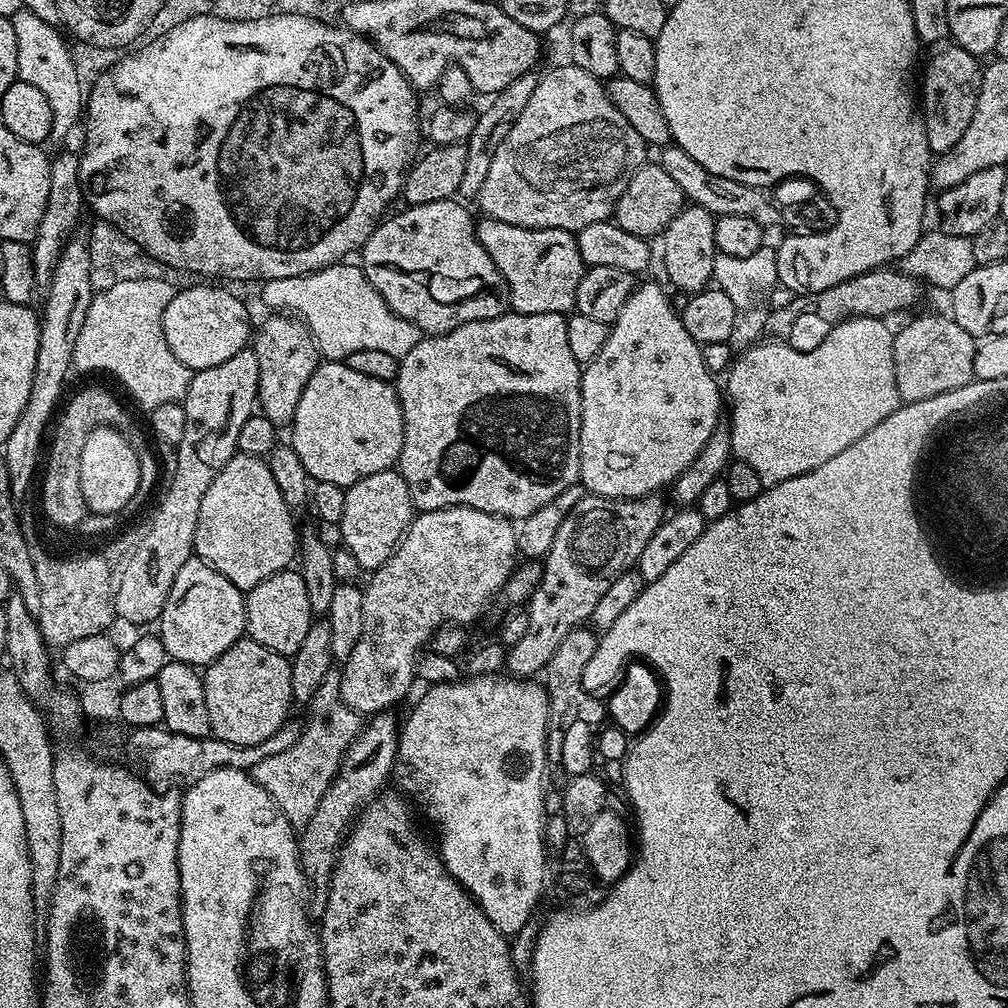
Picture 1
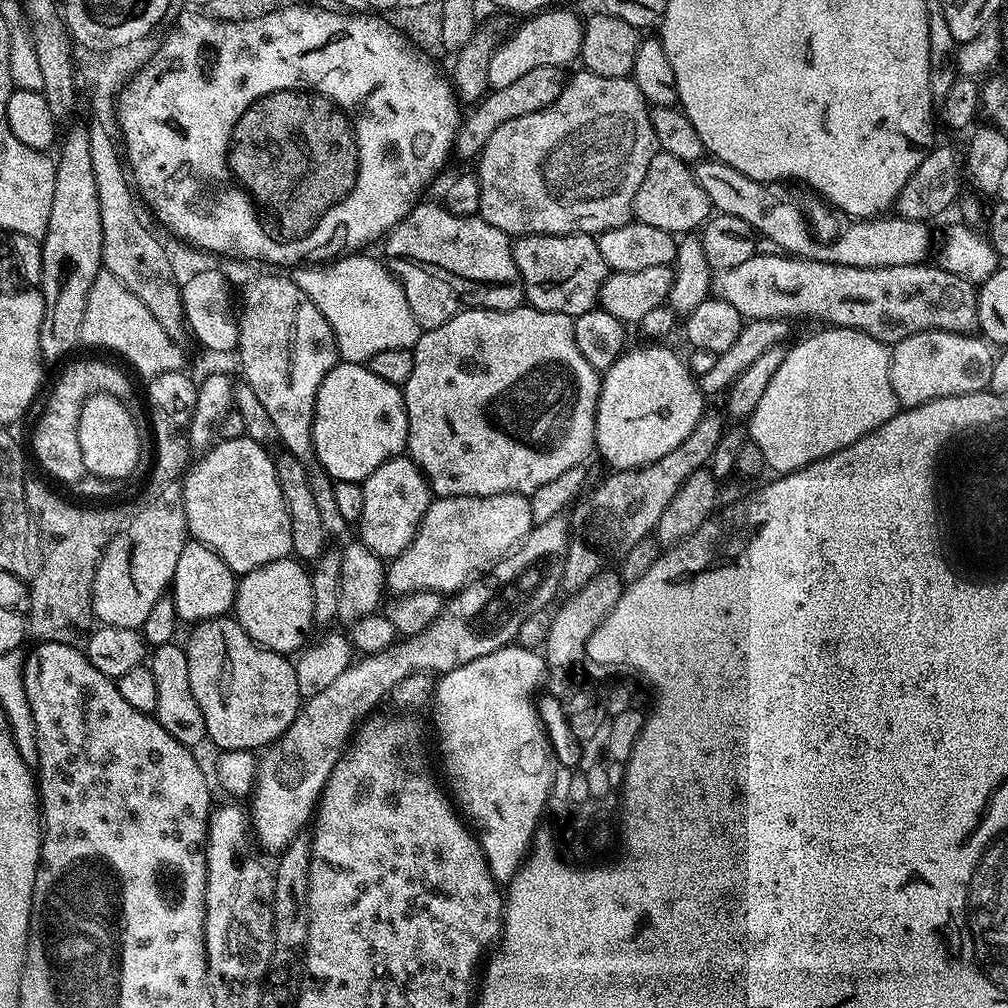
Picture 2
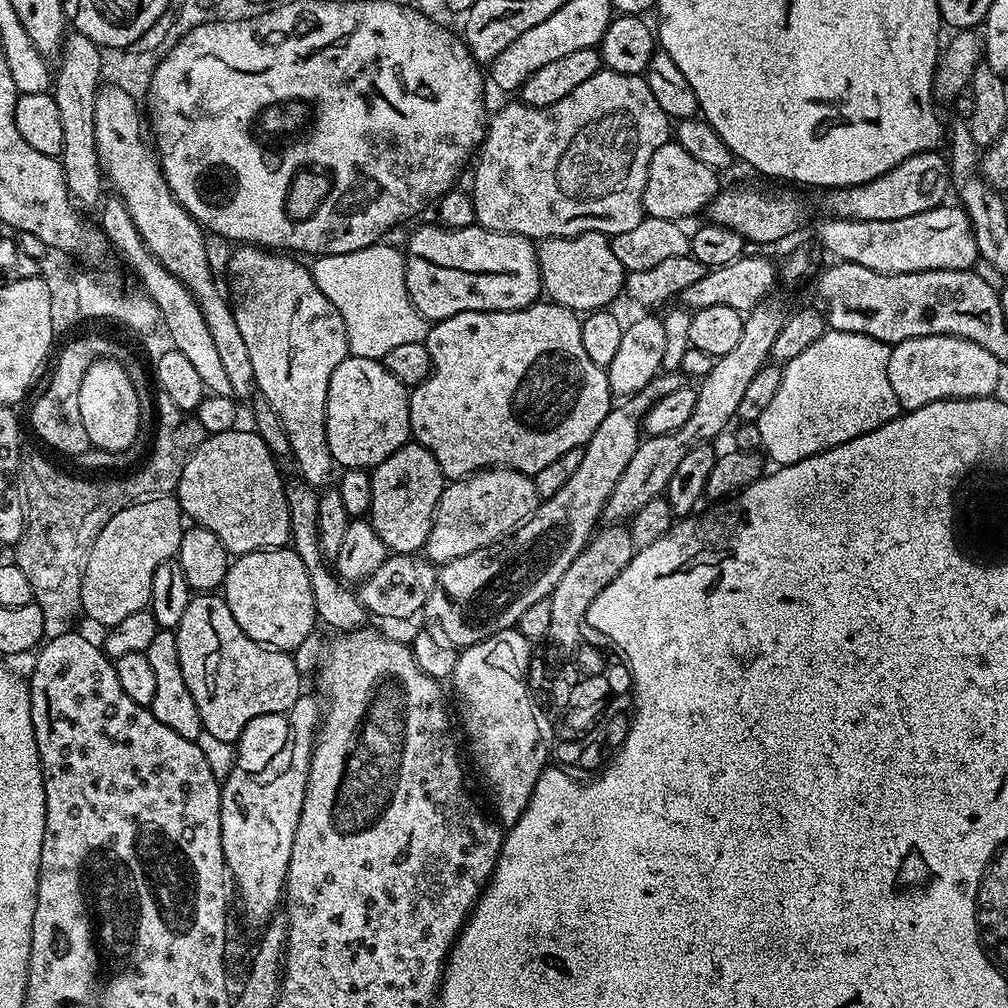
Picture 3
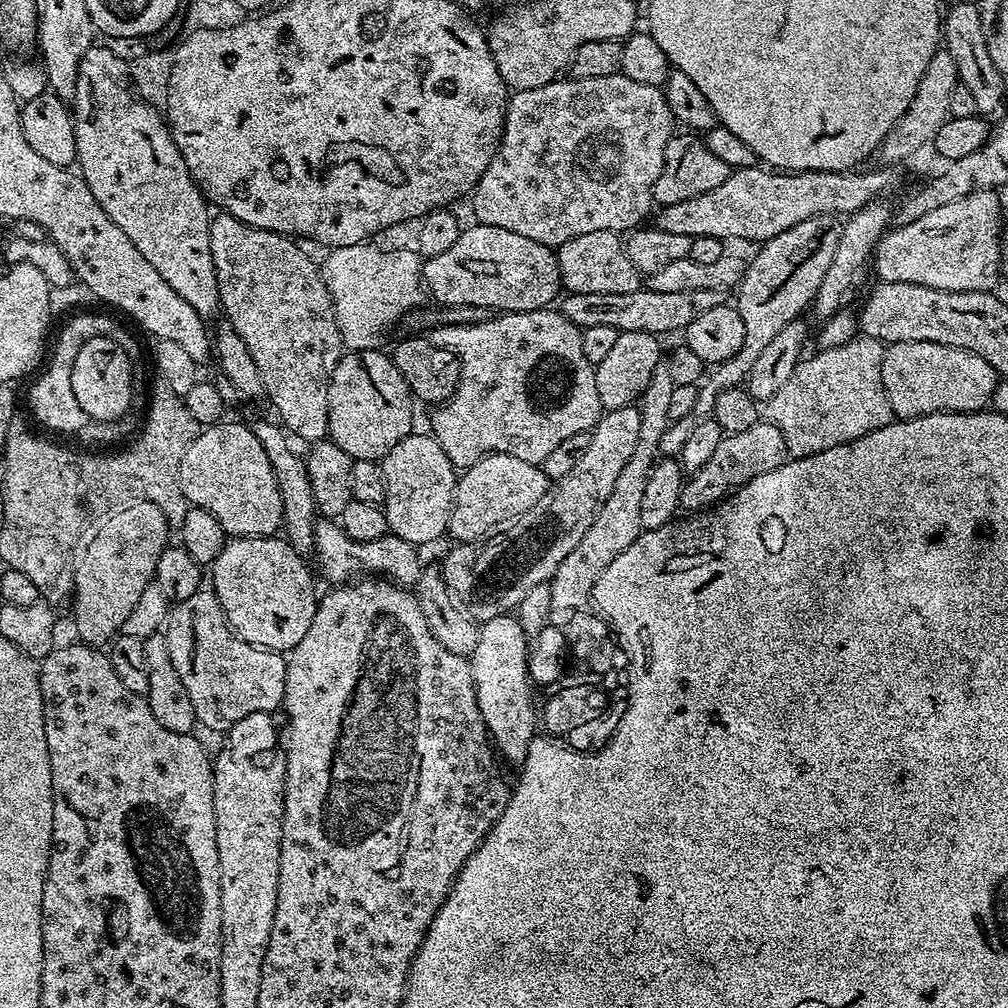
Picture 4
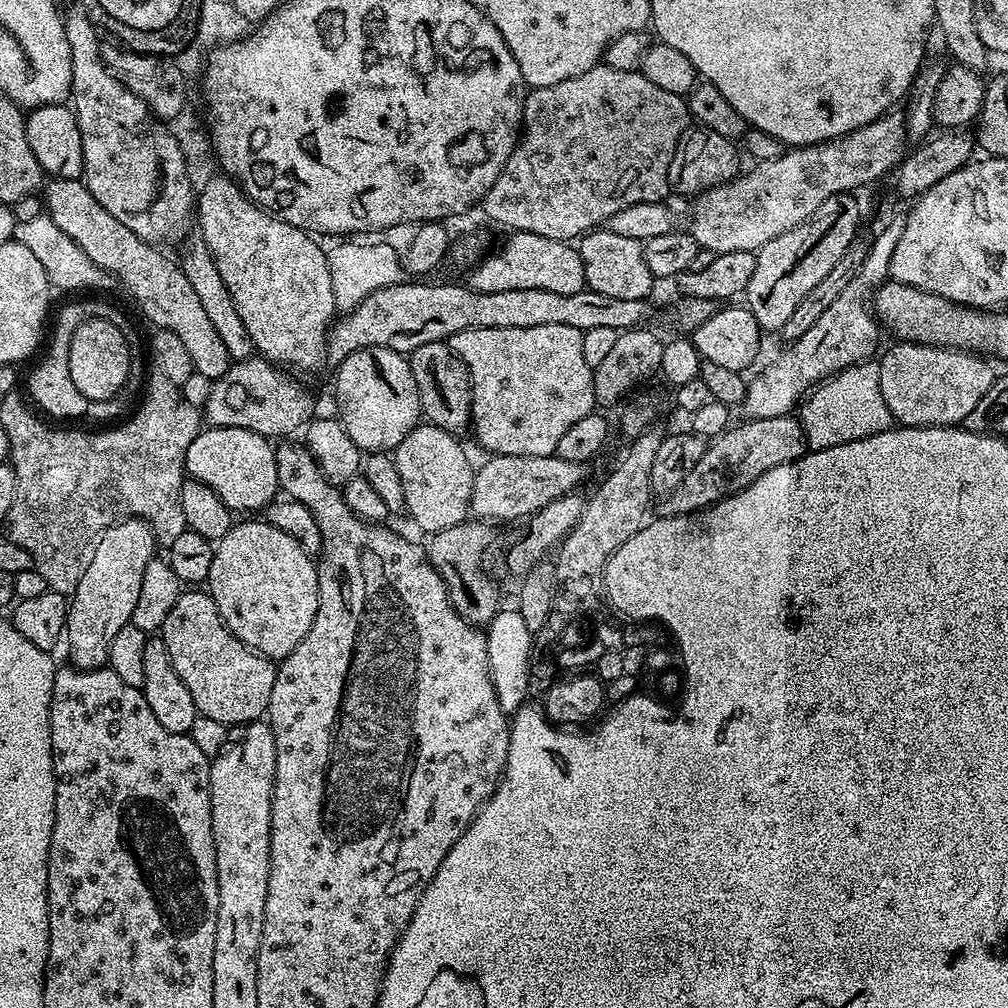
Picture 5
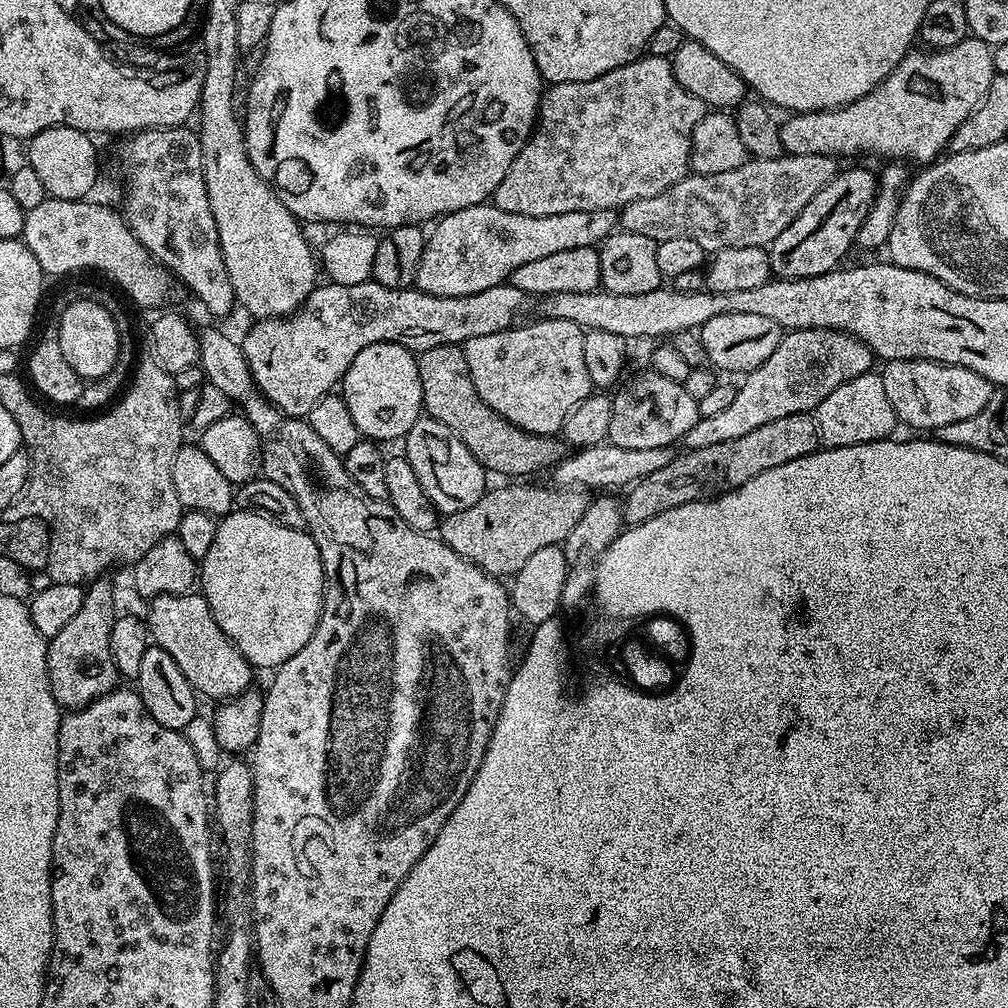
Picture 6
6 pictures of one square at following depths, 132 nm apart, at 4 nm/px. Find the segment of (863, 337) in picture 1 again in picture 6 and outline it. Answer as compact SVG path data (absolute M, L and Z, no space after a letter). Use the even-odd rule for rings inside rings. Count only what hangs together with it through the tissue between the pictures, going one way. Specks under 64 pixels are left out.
M871 370L844 385L838 386L834 394L826 394L820 405L814 410L821 445L825 448L858 446L875 440L886 440L898 428L896 411L886 398L886 386L883 375Z

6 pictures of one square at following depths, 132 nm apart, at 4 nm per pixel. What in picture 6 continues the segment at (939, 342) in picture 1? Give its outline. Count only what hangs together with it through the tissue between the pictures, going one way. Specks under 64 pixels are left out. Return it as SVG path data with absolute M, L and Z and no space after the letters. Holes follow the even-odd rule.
M890 360L883 365L886 398L894 406L897 421L912 428L935 430L962 418L974 418L986 402L990 402L994 386L974 370L953 364L936 364L932 360Z

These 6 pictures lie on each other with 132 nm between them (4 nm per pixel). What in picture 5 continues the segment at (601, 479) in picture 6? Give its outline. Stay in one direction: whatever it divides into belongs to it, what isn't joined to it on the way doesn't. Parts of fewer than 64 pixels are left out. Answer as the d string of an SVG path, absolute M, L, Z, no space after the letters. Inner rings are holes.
M492 456L475 469L470 512L477 521L520 520L543 510L558 498L575 493L584 480L585 465L551 456Z

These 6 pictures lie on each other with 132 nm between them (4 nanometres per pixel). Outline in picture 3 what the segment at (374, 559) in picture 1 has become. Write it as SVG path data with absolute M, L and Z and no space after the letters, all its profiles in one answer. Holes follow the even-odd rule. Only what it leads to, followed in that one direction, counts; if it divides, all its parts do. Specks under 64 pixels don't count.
M409 442L402 445L394 454L390 454L390 458L383 460L378 467L371 469L370 475L372 477L370 523L374 526L378 538L382 538L384 545L393 553L419 553L428 540L432 520L436 517L436 507L446 487L446 477L442 474L434 454L430 454L430 450L426 450L421 444Z

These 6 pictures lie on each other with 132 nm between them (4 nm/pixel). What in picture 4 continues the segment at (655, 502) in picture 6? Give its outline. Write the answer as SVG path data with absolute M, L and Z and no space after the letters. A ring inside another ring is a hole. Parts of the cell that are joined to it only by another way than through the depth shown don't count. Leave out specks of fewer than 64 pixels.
M762 418L754 426L750 426L750 430L727 433L718 442L718 450L710 454L706 466L702 466L702 470L691 473L685 479L680 490L680 508L710 508L720 503L724 497L732 495L746 482L758 478L758 474L766 474L766 470L777 468L779 464L784 463L787 456L782 430L778 430L778 426L767 419Z

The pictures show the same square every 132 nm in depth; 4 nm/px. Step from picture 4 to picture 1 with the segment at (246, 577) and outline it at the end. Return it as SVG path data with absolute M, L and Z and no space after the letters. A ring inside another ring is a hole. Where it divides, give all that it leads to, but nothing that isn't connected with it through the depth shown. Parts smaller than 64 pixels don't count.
M285 570L266 578L266 582L258 582L258 586L246 594L244 605L248 619L247 635L262 646L289 658L295 654L298 646L302 646L314 623L310 598L306 598L306 582L296 570Z

